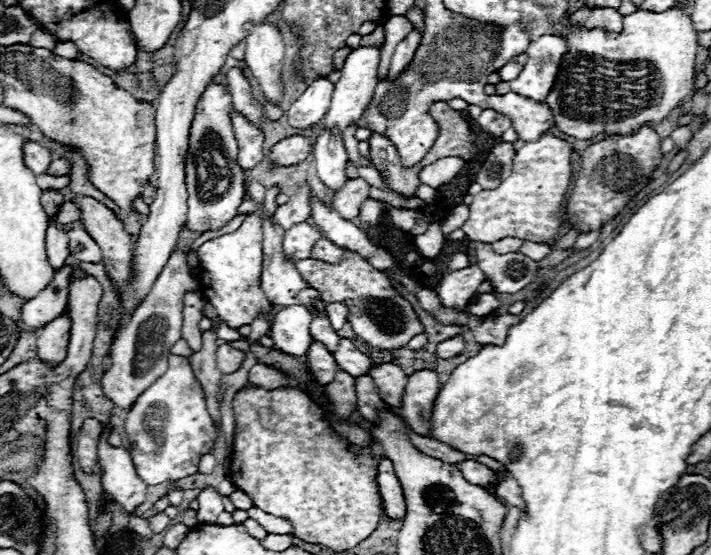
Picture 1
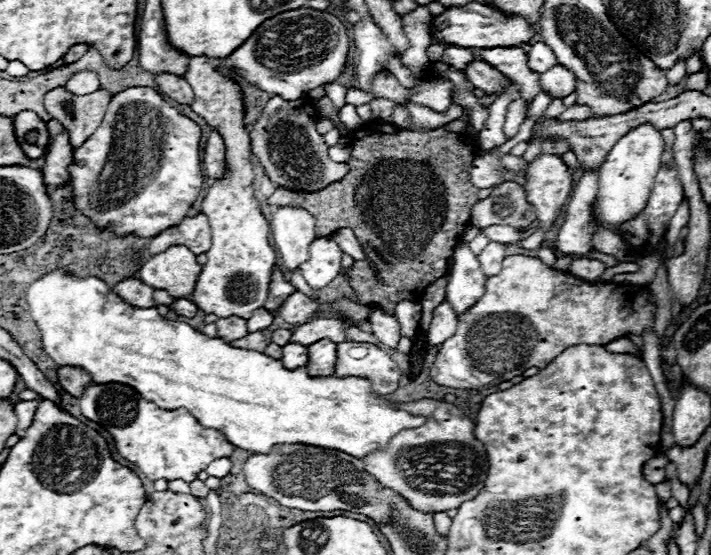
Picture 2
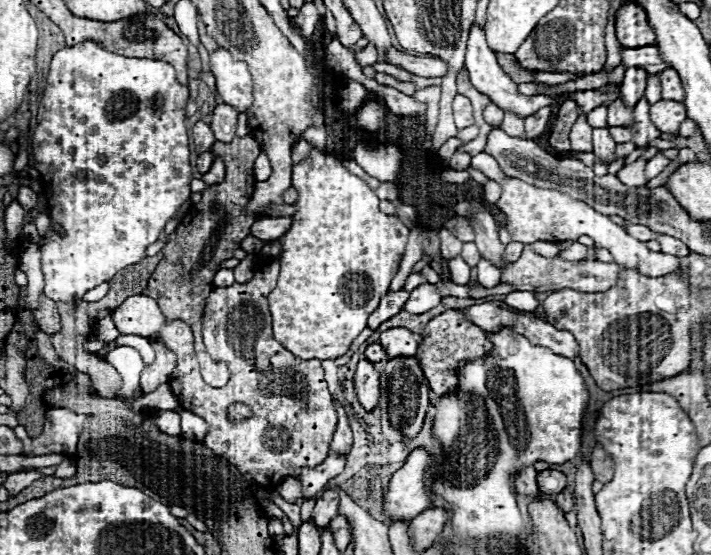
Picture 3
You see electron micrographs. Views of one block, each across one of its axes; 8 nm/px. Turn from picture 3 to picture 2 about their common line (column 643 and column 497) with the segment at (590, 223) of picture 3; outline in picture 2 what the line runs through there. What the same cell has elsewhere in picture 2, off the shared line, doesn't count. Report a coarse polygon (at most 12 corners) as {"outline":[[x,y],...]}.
{"outline":[[490,242],[478,262],[486,276],[494,276],[506,258],[506,246]]}

